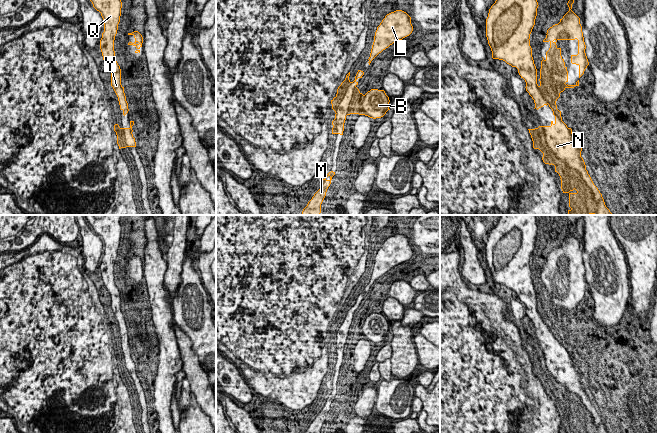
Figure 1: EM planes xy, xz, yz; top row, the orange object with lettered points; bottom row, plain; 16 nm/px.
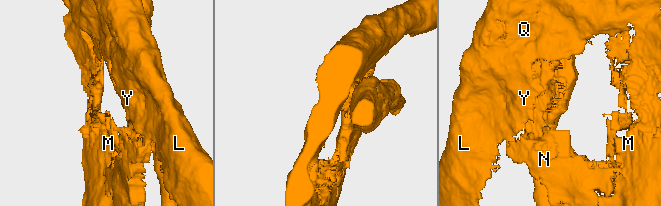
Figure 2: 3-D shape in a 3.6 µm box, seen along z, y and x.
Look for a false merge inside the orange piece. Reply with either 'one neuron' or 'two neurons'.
two neurons

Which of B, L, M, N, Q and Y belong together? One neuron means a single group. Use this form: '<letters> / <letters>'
B / L M N Q Y

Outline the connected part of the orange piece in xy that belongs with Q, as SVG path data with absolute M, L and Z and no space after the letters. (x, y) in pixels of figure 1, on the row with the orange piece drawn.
M90 0L93 7L101 13L104 22L104 32L100 40L103 60L111 72L111 86L119 101L120 109L125 116L128 113L128 103L121 85L121 69L115 58L114 40L120 22L121 0Z

